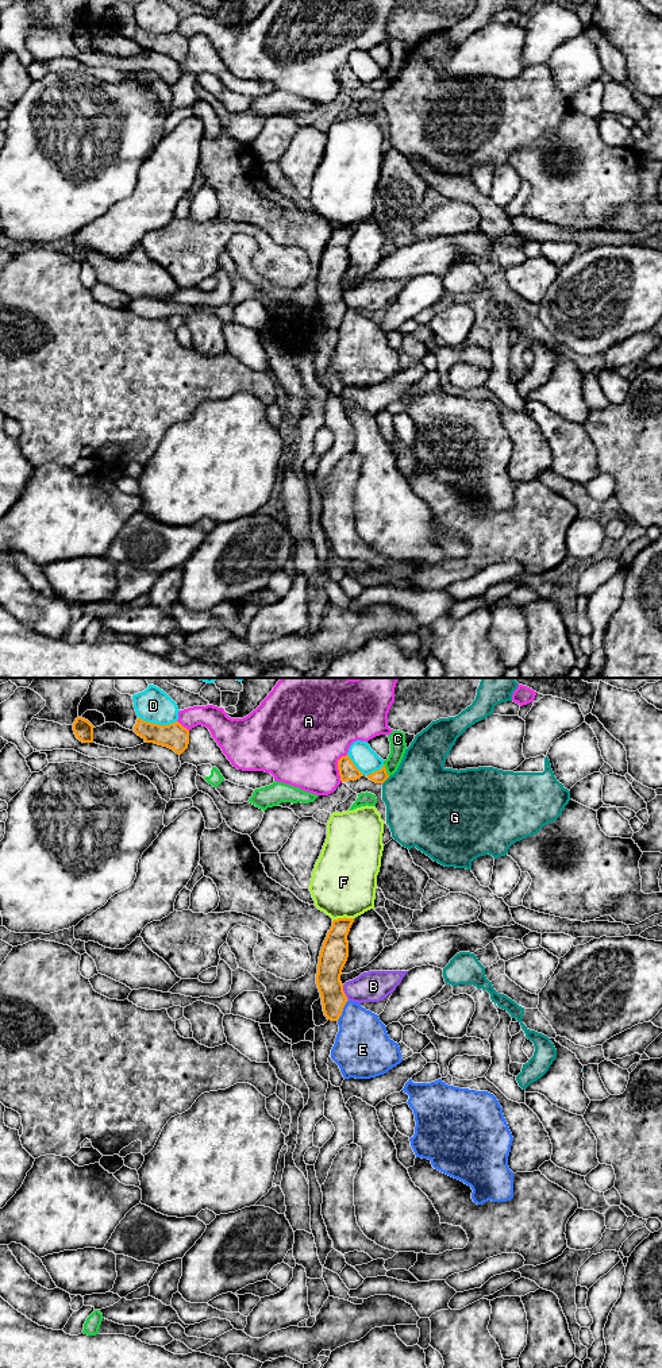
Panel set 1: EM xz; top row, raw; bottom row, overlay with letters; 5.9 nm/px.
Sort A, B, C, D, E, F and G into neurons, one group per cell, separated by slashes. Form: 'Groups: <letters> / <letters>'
Groups: A / B / C / D / E / F / G

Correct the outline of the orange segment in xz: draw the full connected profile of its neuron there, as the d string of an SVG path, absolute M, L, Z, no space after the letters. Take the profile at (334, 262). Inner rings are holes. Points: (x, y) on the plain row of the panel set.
M346 226L334 228L319 265L316 293L324 324L331 330L339 328L349 309L343 300L340 284L349 266L347 243L353 231L354 227Z

